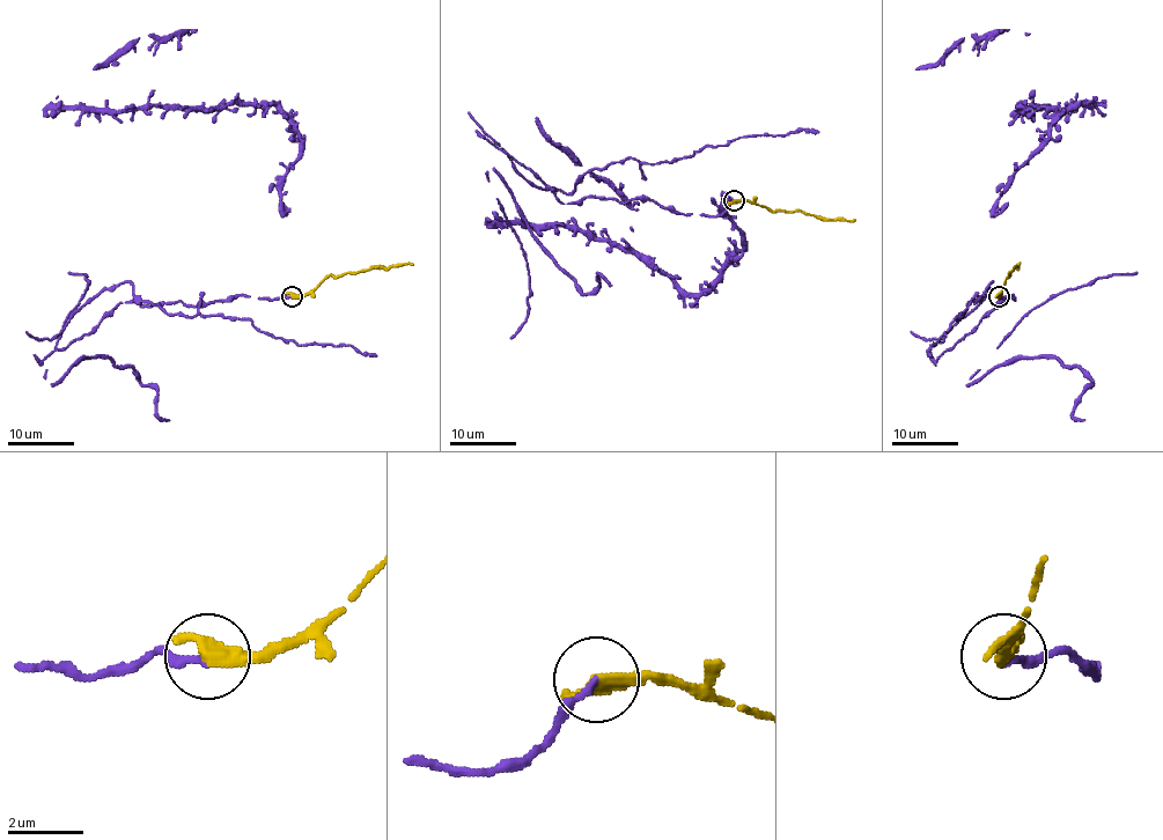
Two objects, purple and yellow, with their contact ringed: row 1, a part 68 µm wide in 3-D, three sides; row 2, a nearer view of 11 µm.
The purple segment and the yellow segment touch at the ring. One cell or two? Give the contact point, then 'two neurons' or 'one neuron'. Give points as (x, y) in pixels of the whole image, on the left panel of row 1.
place (292, 296); one neuron

